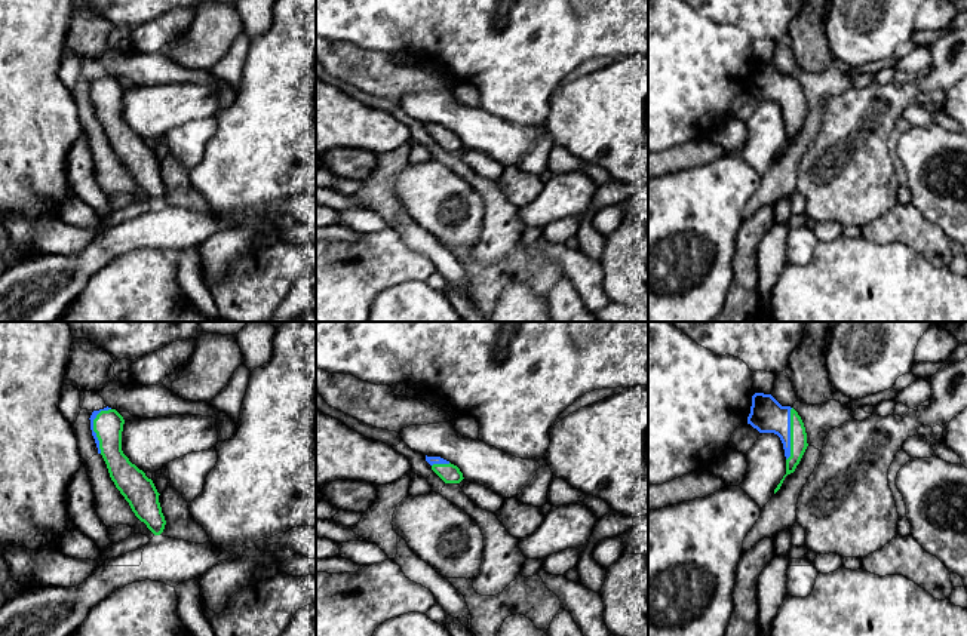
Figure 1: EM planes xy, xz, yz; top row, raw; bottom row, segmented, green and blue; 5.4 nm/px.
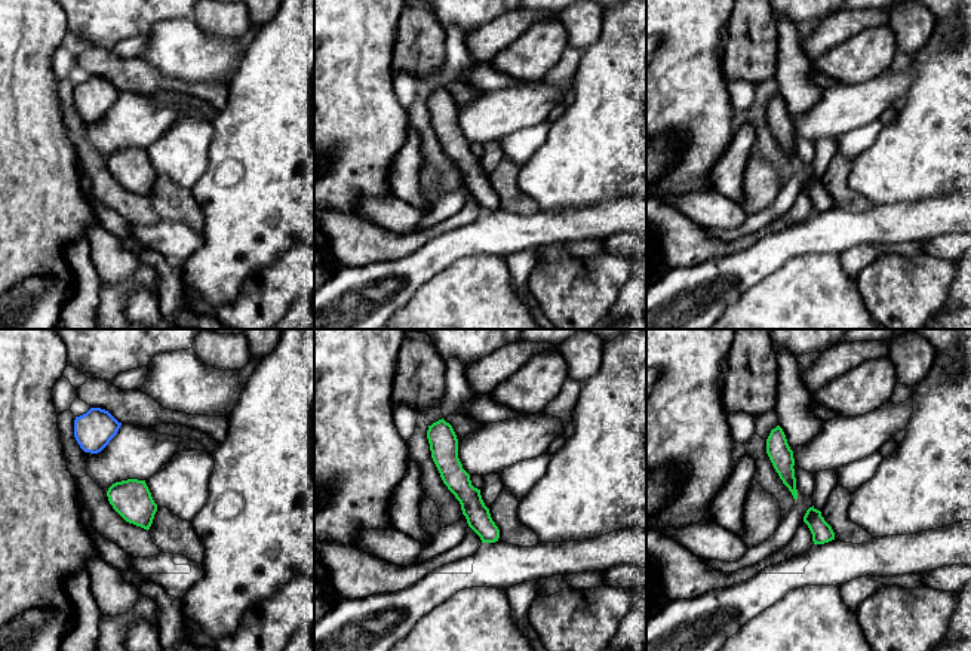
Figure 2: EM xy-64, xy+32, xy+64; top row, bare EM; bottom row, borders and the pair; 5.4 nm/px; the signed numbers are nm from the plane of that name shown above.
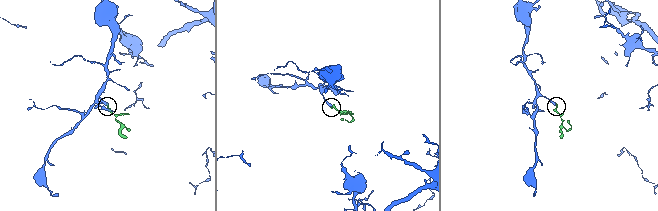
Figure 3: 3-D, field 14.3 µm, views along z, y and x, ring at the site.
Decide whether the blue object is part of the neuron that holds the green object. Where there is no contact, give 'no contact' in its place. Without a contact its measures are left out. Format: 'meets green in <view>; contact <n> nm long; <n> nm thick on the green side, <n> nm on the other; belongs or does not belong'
meets green in xy; contact 260 nm long; 160 nm thick on the green side, 30 nm on the other; belongs

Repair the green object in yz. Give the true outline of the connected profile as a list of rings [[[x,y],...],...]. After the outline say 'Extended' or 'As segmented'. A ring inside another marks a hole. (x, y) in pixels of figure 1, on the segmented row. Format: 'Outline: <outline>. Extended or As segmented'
Outline: [[[755,393],[755,394],[752,396],[752,406],[750,406],[750,414],[749,414],[749,417],[747,417],[747,424],[750,424],[750,425],[752,425],[753,428],[756,428],[759,433],[774,433],[774,434],[777,434],[777,436],[780,437],[782,443],[783,443],[785,457],[786,457],[786,474],[783,476],[783,479],[782,479],[780,483],[777,485],[777,488],[774,489],[774,494],[776,494],[776,492],[780,489],[780,486],[782,486],[782,483],[783,483],[783,480],[785,480],[785,477],[786,477],[788,474],[791,474],[791,473],[795,471],[796,466],[799,464],[799,461],[801,461],[801,458],[802,458],[802,455],[804,455],[804,452],[805,452],[805,449],[807,449],[807,446],[808,446],[804,423],[802,423],[801,417],[798,415],[798,412],[796,412],[793,408],[791,408],[791,406],[782,406],[771,394]]]. Extended

